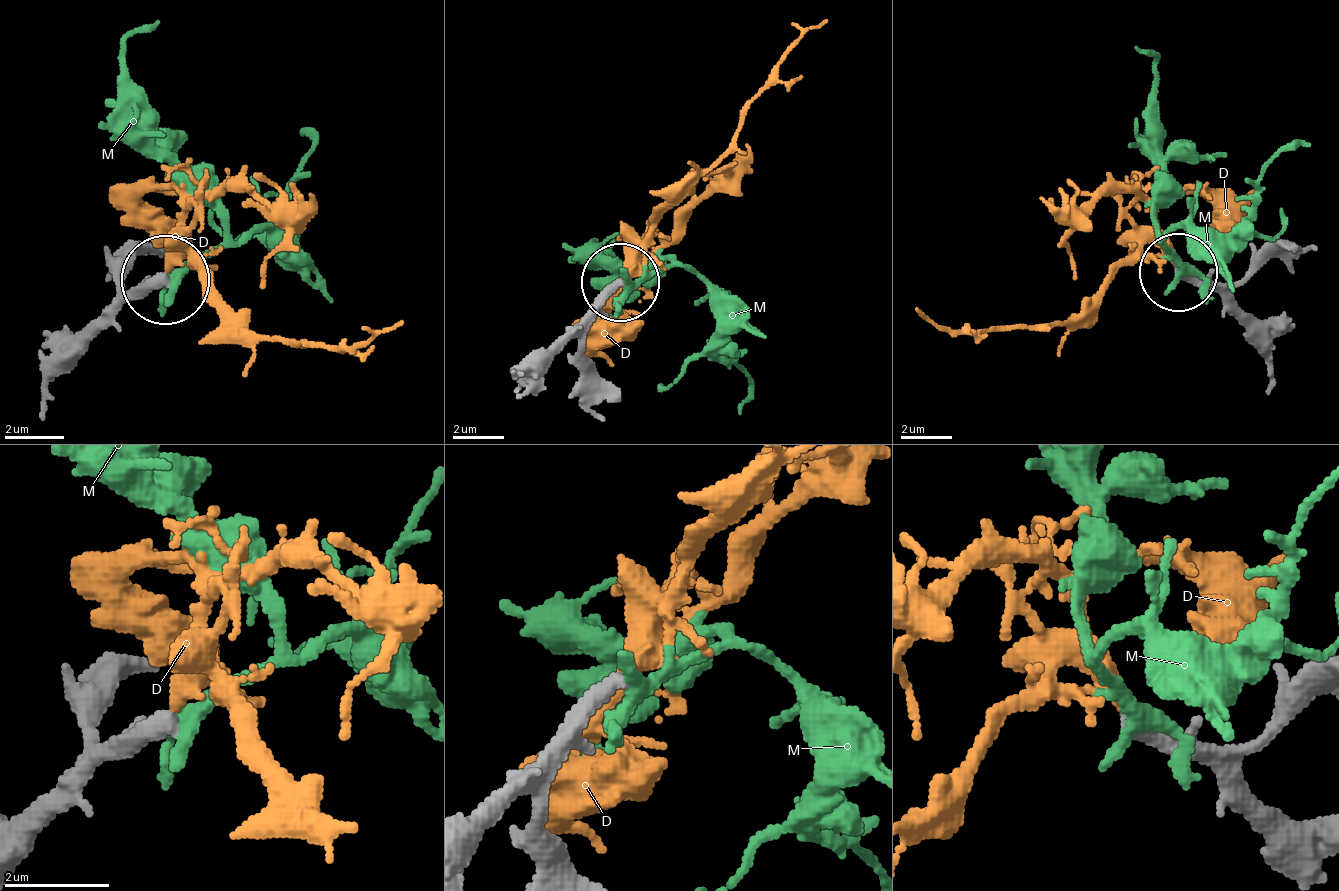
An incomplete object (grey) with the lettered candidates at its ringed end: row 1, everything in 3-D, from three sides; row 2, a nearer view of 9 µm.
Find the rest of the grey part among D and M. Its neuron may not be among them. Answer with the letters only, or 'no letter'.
no letter

